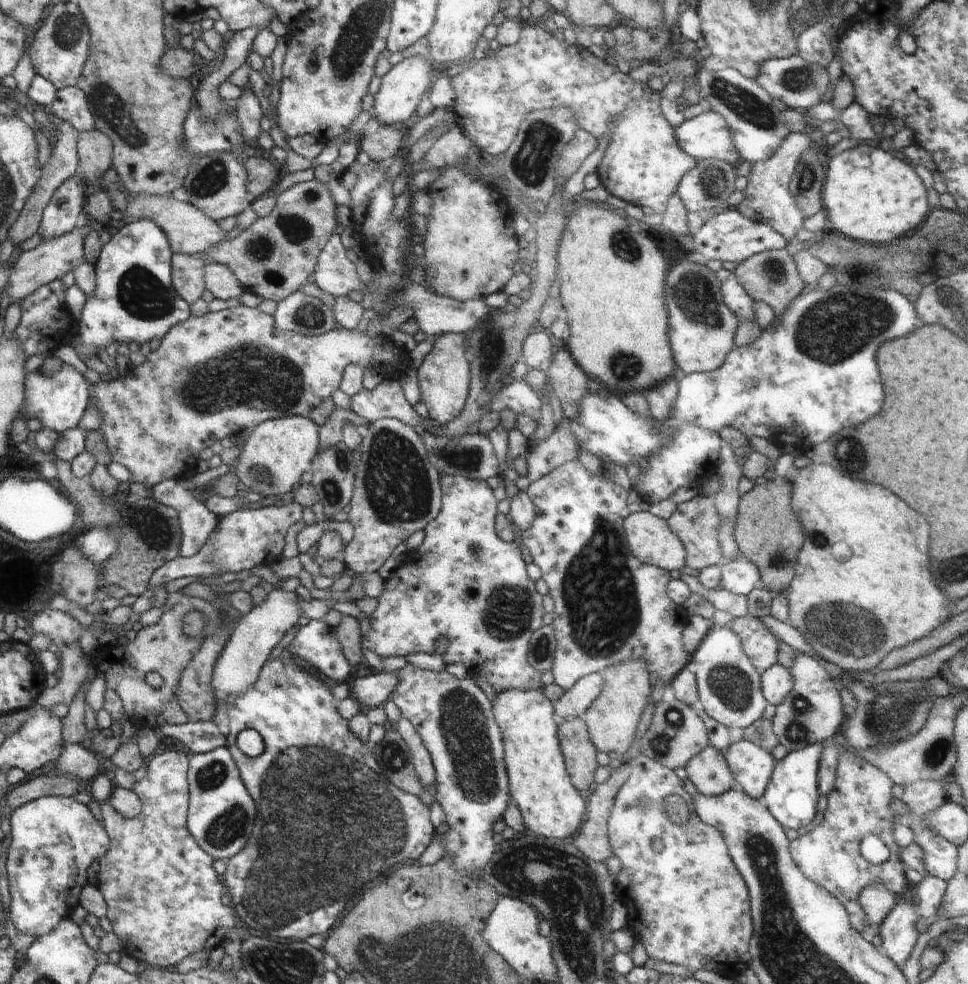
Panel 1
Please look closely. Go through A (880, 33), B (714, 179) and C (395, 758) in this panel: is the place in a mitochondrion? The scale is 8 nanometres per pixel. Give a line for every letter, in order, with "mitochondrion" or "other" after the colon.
A: other
B: mitochondrion
C: mitochondrion

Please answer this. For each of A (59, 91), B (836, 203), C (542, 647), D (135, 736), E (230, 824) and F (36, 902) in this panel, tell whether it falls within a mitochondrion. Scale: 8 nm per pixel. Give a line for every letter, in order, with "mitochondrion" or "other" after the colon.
A: other
B: other
C: mitochondrion
D: other
E: mitochondrion
F: other

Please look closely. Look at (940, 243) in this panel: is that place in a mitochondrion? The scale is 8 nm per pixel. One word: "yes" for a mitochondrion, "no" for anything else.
no

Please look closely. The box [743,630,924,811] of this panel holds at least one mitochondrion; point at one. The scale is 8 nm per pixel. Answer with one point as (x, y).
(800, 724)

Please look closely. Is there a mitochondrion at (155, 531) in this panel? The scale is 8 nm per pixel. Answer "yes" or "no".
yes

